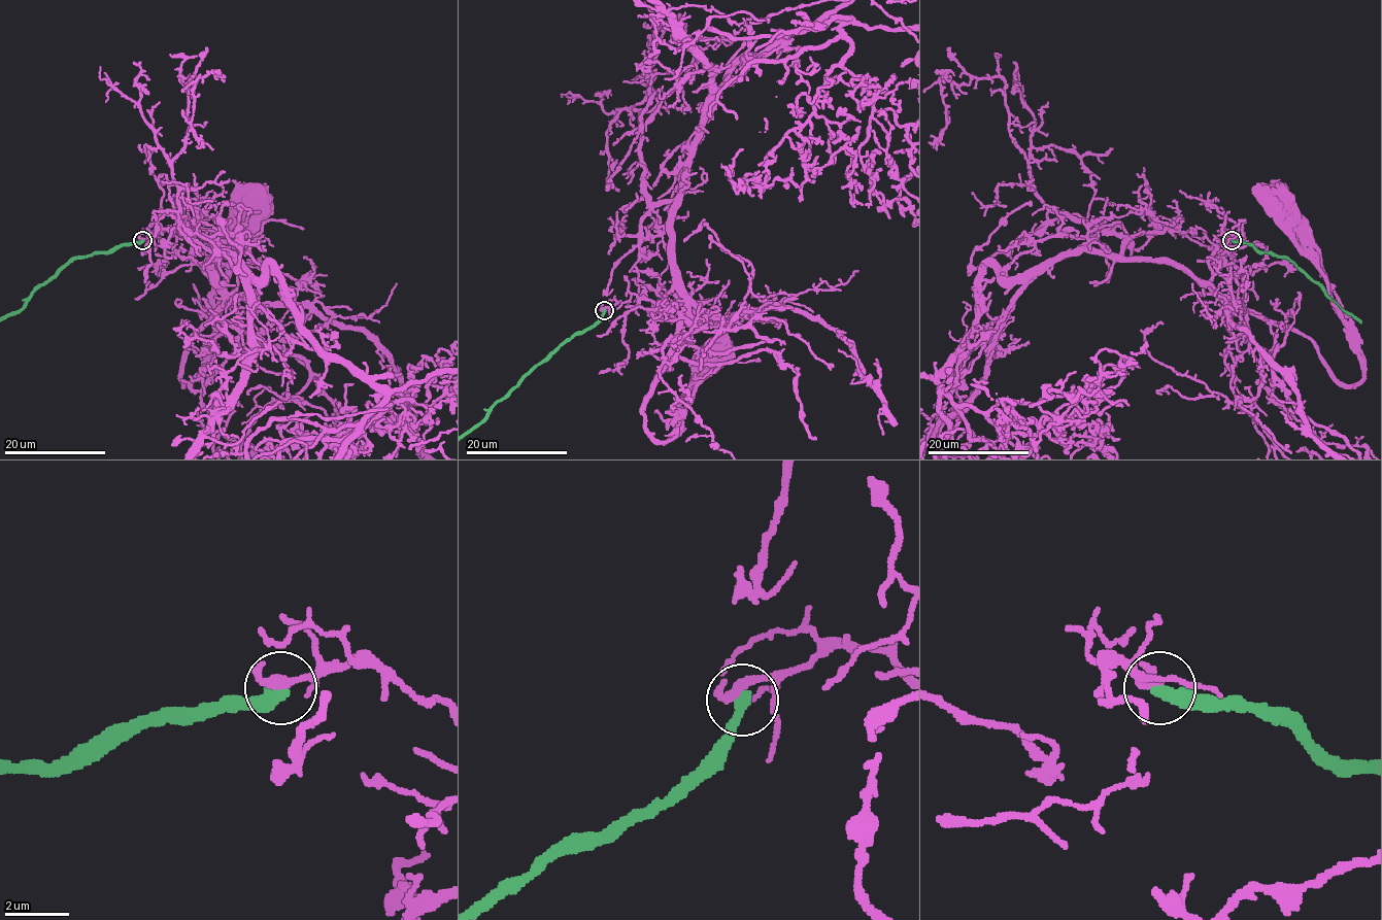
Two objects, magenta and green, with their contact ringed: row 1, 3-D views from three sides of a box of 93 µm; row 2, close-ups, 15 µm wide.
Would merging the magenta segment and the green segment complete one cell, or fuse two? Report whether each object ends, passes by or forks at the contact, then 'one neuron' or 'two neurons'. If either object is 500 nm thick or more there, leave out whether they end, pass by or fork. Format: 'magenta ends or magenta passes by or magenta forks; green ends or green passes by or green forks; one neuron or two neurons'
magenta ends; green ends; two neurons

